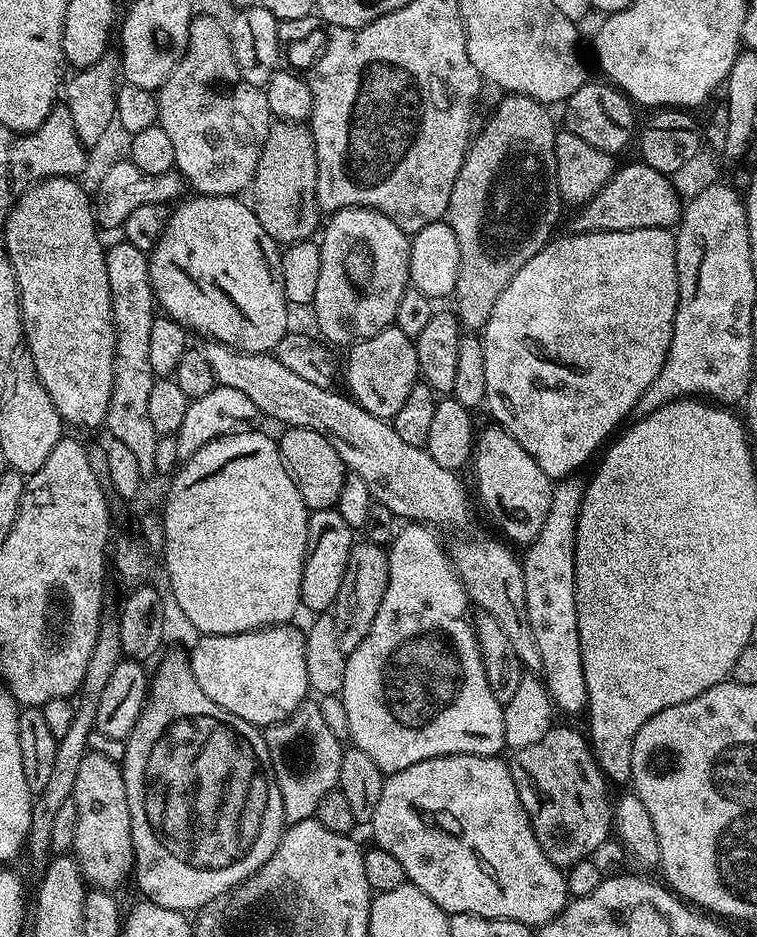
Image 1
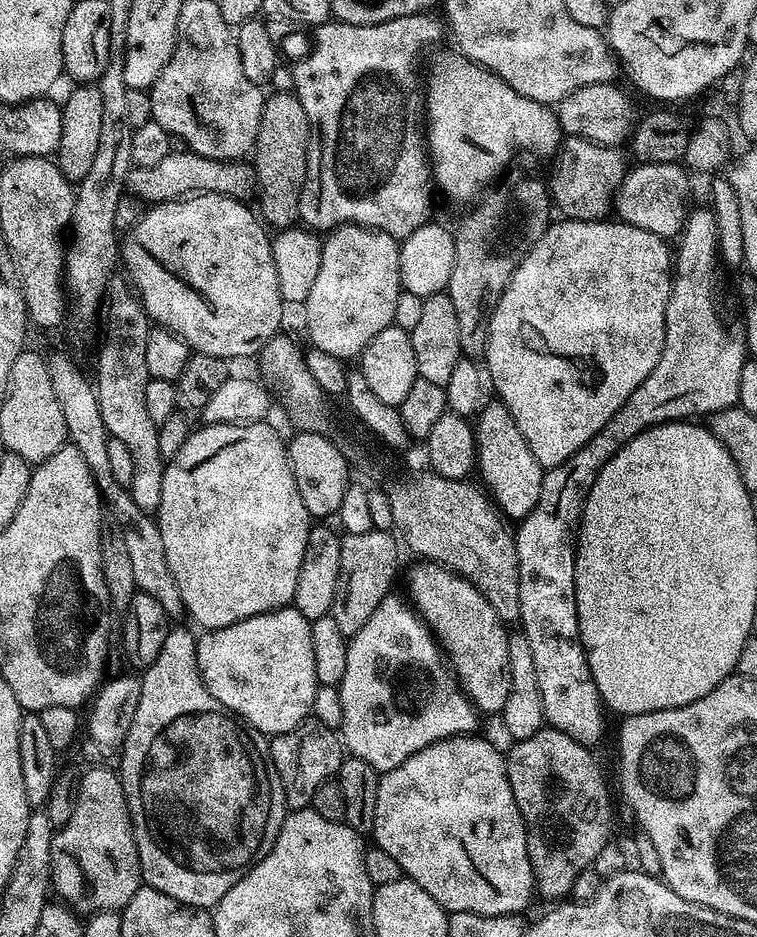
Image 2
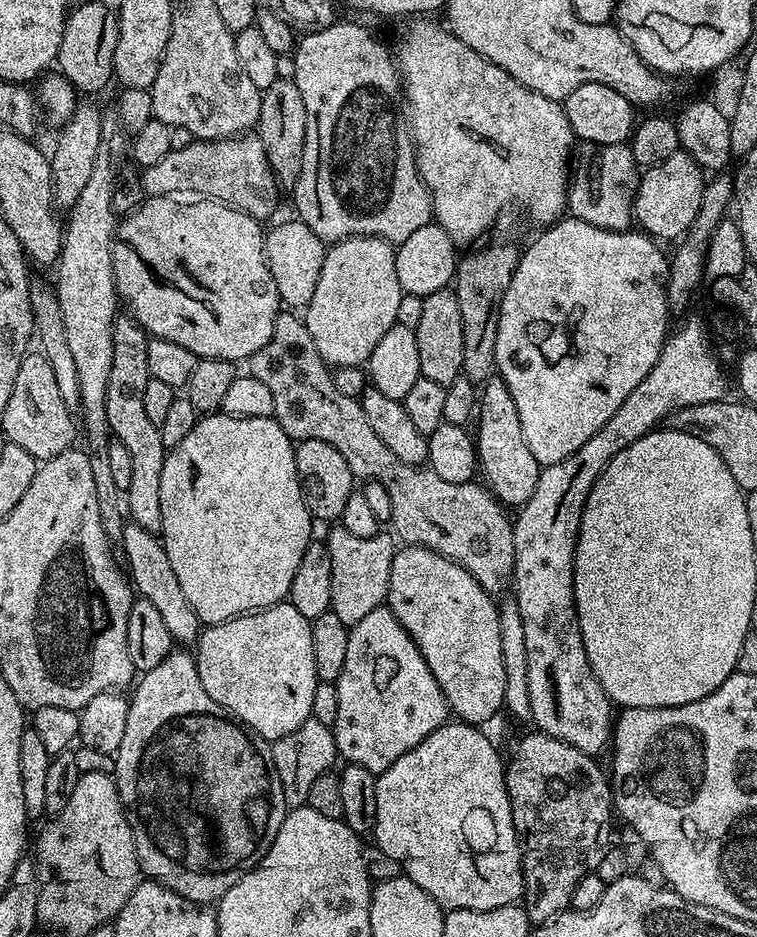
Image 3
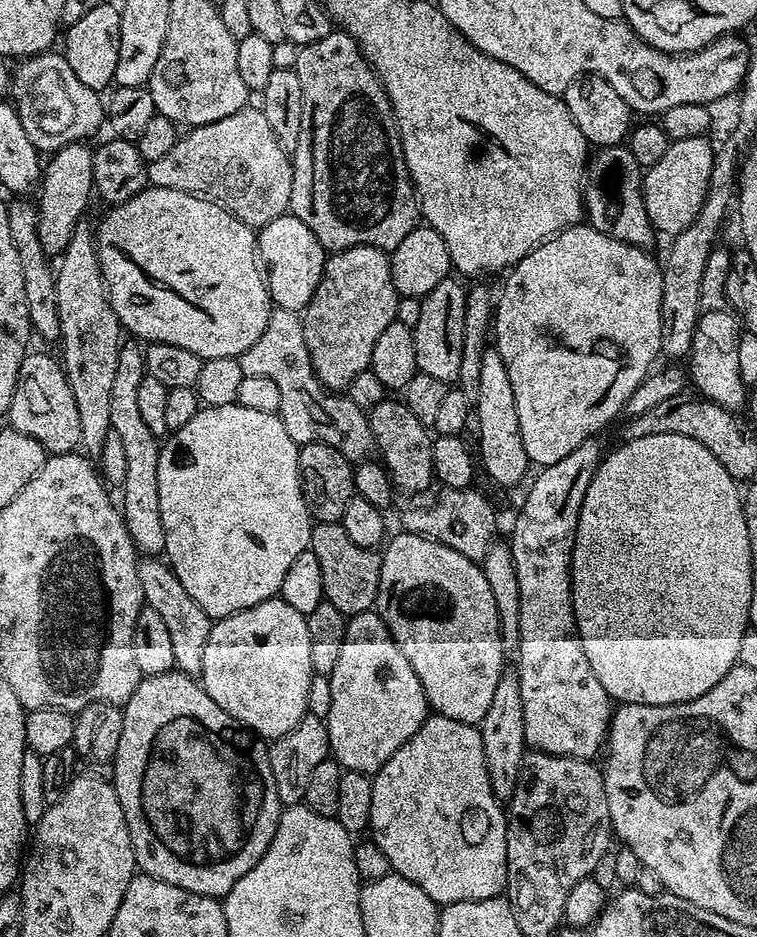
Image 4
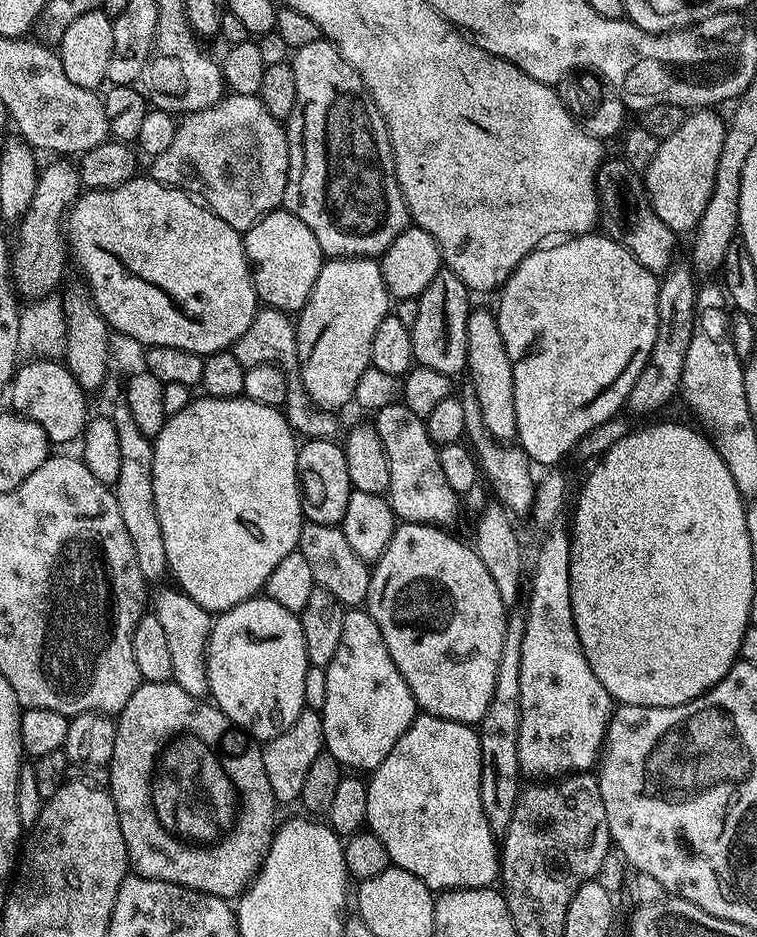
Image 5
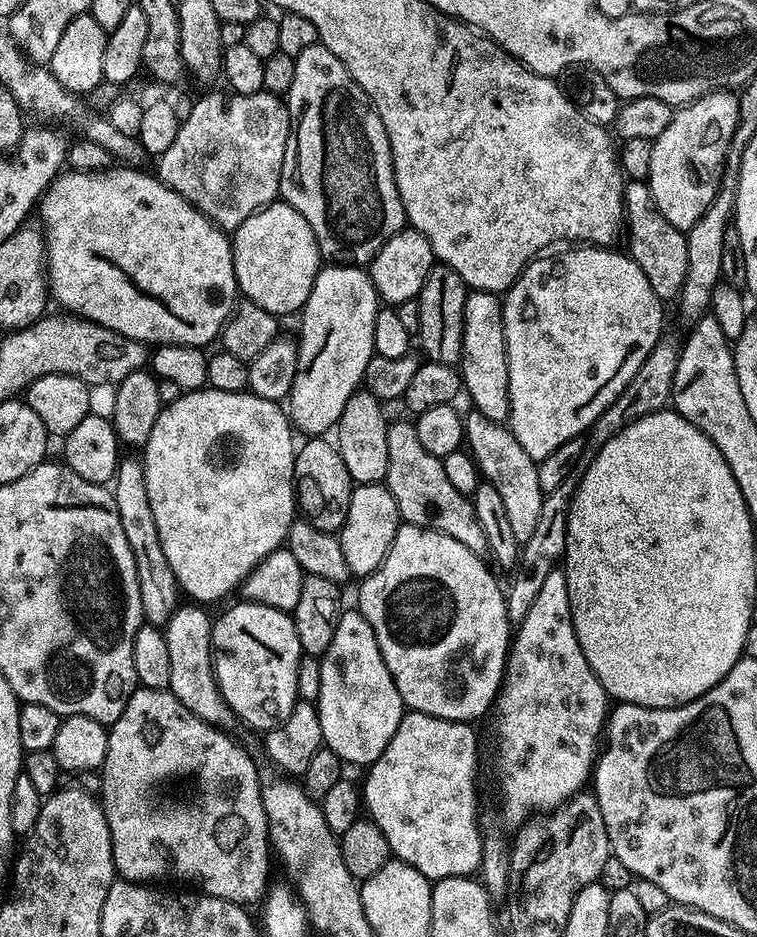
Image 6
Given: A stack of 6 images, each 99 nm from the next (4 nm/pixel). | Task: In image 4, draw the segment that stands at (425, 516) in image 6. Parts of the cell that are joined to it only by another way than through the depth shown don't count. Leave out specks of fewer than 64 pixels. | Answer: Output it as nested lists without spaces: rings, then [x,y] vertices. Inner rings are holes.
[[[385,398],[368,412],[370,430],[376,439],[378,452],[384,455],[382,464],[393,485],[404,492],[424,492],[434,484],[432,468],[433,437],[429,425],[423,424],[411,413],[403,399]]]

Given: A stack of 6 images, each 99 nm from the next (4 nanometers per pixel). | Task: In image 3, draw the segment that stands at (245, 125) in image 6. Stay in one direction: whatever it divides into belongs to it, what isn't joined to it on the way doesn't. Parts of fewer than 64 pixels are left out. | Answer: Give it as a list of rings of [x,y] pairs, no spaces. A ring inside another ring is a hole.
[[[256,134],[229,136],[226,140],[197,140],[173,147],[162,162],[143,169],[140,181],[145,197],[179,197],[180,192],[196,192],[197,197],[218,200],[264,222],[280,200],[278,187],[263,142]]]

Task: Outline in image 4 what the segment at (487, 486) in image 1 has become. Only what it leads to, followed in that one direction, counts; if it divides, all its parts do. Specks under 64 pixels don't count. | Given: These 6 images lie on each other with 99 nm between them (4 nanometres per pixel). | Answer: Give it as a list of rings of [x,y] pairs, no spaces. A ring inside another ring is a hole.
[[[489,350],[482,354],[482,371],[478,381],[478,398],[474,401],[474,424],[480,435],[480,456],[484,459],[484,468],[488,476],[496,484],[504,488],[512,488],[524,475],[529,475],[530,461],[526,454],[526,446],[522,446],[522,426],[518,426],[518,406],[514,402],[514,386],[510,386],[510,374],[506,374],[506,362],[502,362],[500,353]]]

